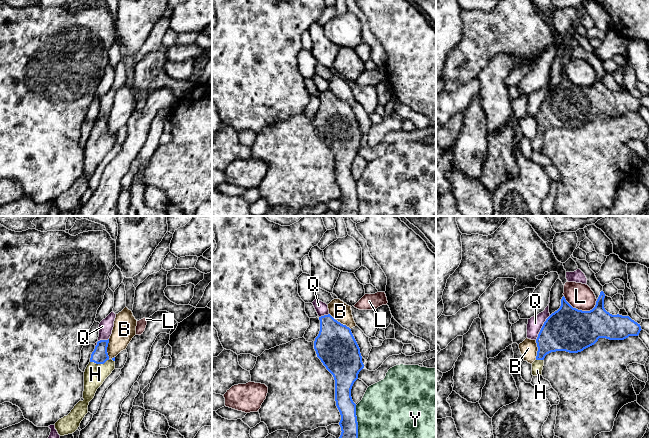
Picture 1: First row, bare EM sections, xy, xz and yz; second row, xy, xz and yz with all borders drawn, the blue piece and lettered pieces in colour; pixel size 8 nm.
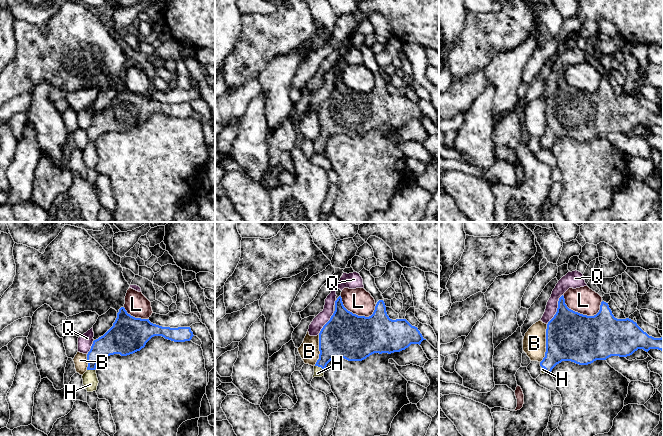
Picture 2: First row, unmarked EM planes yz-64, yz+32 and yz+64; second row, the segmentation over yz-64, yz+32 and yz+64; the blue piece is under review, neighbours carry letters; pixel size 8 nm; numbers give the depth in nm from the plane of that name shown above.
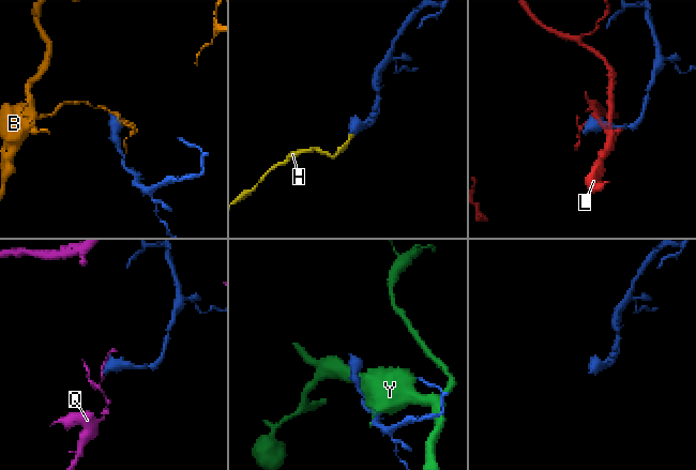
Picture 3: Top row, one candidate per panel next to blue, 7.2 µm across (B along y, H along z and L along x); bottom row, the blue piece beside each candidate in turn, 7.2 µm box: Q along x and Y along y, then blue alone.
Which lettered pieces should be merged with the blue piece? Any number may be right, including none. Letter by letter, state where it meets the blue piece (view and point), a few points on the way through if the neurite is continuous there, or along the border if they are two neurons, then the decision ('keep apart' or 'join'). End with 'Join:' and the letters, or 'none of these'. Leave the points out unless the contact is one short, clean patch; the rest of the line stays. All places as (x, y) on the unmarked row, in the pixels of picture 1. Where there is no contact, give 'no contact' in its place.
B: xz (339, 98) | keep apart
H: xy (99, 139) | across xy (99, 132), (99, 139), (99, 144), (95, 150) | join
L: yz (581, 86) | keep apart
Q: yz (542, 103) | keep apart
Y: xz (357, 198) | keep apart
Join: H

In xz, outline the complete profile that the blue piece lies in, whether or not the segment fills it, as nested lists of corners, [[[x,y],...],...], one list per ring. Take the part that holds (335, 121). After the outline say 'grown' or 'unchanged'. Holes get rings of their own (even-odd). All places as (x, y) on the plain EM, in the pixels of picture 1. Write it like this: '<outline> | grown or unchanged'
[[[330,90],[319,93],[319,96],[320,107],[315,114],[314,125],[317,133],[335,156],[335,177],[341,191],[339,201],[342,207],[338,216],[359,216],[356,180],[352,176],[351,165],[358,155],[359,148],[364,144],[360,124],[351,105],[335,96]]] | unchanged

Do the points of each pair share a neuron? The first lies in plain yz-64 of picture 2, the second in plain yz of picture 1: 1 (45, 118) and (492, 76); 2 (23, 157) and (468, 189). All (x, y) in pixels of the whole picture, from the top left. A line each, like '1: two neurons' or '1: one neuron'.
1: one neuron
2: two neurons

